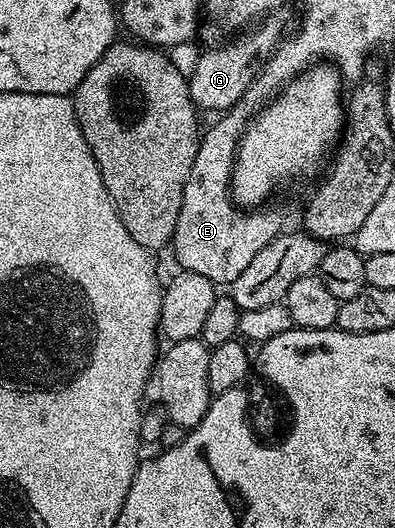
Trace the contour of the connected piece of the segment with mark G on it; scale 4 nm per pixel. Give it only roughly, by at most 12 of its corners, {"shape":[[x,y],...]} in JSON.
{"shape":[[268,17],[205,50],[187,78],[201,112],[233,107],[275,53]]}

